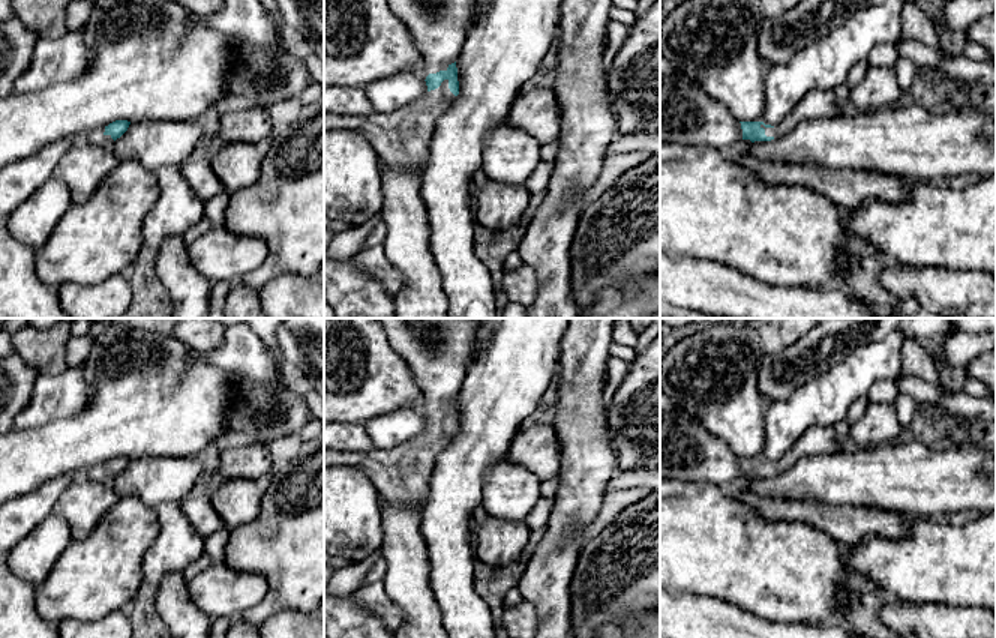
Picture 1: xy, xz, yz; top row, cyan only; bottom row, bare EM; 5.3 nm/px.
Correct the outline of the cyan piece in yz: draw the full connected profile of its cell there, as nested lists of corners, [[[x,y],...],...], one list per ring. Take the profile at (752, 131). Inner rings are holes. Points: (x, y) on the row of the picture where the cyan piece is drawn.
[[[660,50],[660,143],[708,146],[724,155],[736,153],[746,140],[771,141],[792,132],[801,122],[842,116],[834,90],[812,90],[776,126],[738,122],[708,96]]]

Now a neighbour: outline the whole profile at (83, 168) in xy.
[[[75,138],[54,168],[52,177],[69,188],[72,204],[84,204],[118,162],[110,147]]]

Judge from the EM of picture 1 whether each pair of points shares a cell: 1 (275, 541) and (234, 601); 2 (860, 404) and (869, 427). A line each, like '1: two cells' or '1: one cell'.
1: two cells
2: two cells

